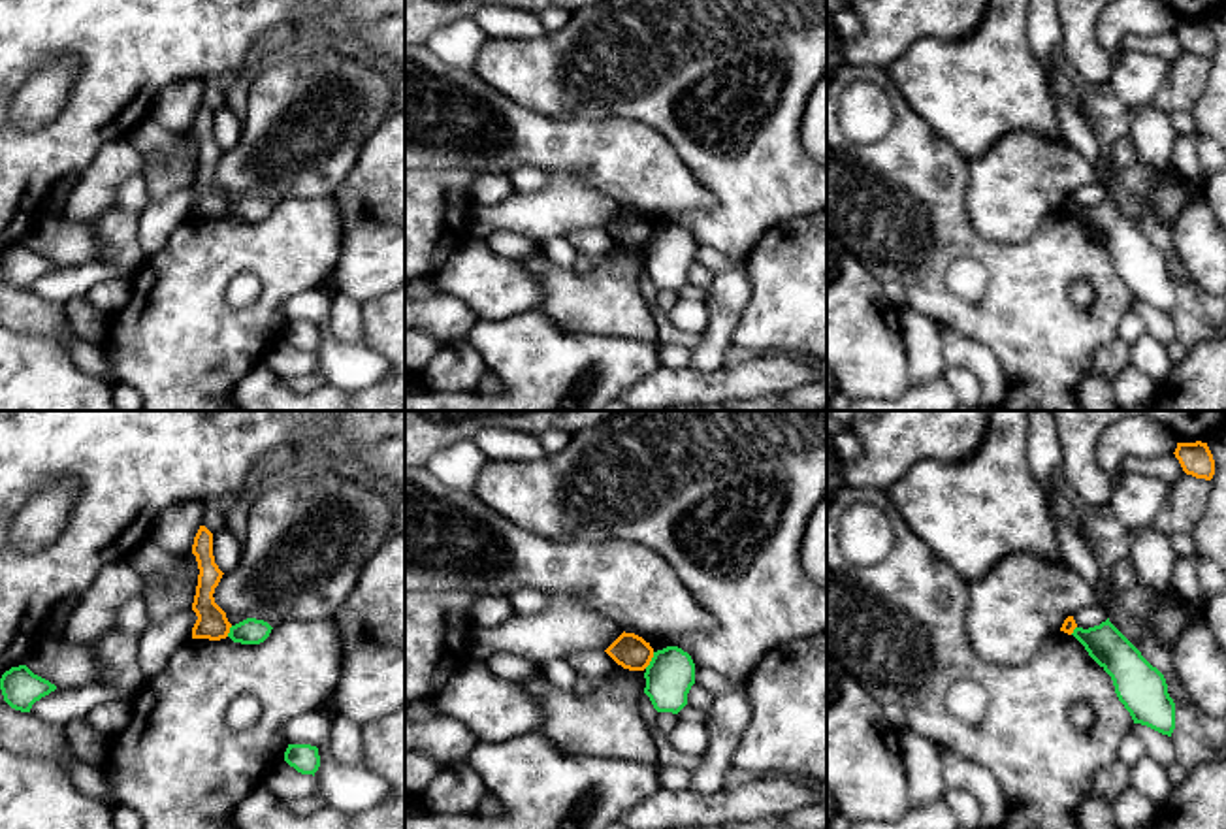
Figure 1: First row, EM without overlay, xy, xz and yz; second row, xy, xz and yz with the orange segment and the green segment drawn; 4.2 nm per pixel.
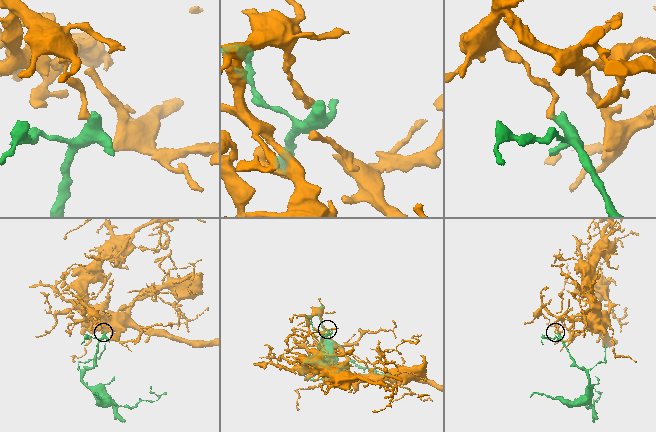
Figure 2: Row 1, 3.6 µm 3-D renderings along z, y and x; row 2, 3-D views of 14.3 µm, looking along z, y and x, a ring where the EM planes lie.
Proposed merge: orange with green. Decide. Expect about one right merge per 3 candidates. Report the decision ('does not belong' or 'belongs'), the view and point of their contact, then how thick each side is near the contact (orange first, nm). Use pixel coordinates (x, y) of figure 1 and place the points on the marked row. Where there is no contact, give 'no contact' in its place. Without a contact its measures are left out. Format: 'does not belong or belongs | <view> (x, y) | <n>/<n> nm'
does not belong | xz (650, 660) | 150/200 nm

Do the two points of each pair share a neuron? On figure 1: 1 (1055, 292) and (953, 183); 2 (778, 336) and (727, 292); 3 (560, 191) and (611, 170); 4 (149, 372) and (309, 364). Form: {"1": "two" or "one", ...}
{"1": "one", "2": "two", "3": "two", "4": "two"}

